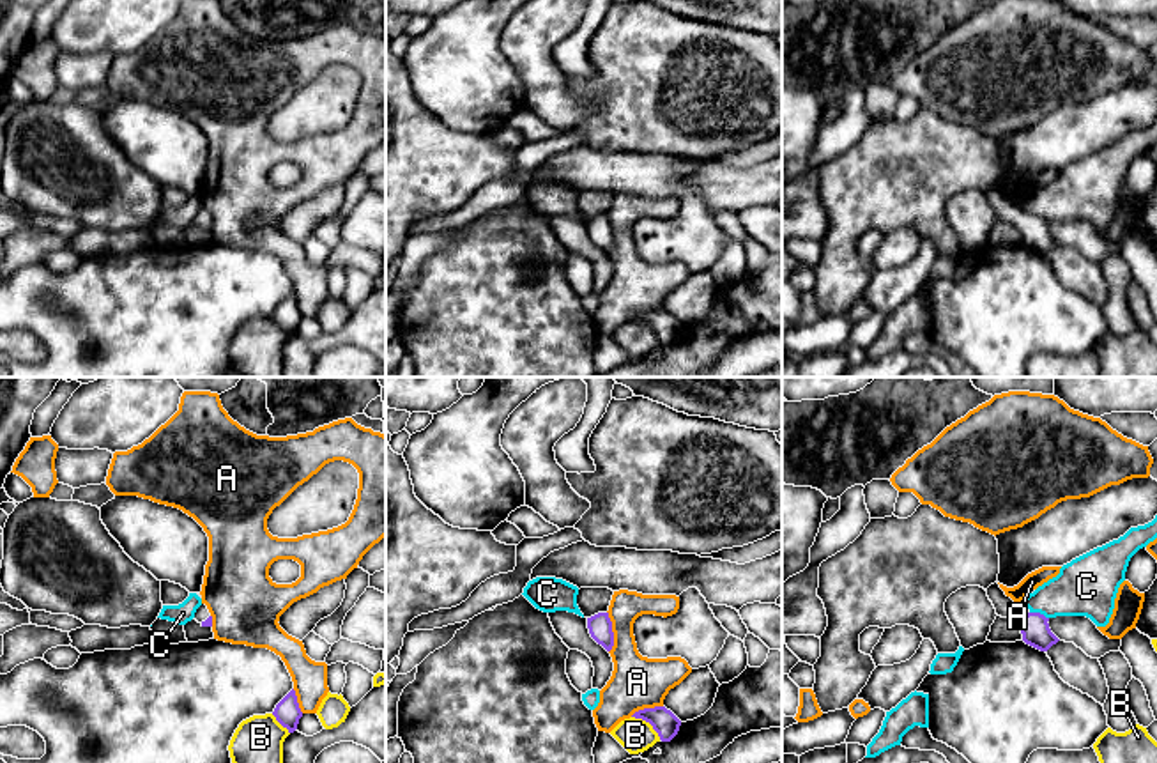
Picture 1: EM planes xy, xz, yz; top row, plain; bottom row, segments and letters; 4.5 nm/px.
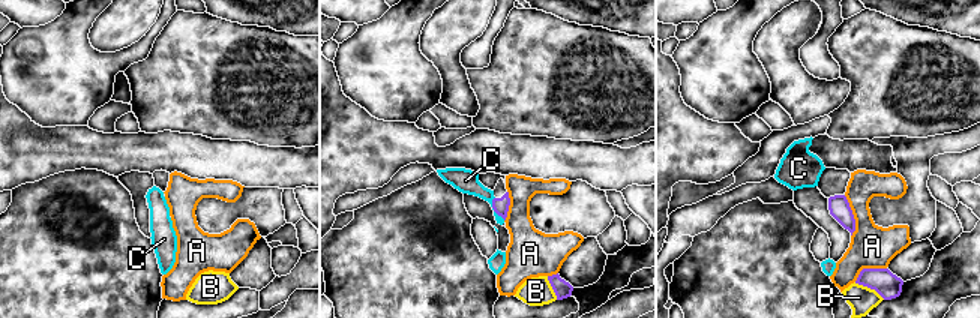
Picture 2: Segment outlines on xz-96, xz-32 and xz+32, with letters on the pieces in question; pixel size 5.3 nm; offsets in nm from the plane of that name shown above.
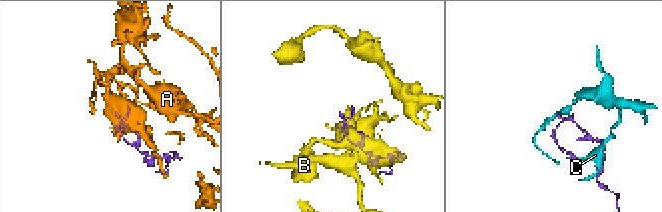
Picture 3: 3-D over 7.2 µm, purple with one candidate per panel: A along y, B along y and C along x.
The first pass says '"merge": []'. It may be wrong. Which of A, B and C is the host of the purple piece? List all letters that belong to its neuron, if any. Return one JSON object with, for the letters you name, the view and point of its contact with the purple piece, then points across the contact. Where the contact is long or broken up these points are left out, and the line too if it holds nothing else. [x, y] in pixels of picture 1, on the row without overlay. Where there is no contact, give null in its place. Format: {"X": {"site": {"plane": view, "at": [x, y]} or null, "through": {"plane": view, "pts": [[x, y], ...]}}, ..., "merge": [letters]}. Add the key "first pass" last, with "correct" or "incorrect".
{"merge": [], "first pass": "correct"}

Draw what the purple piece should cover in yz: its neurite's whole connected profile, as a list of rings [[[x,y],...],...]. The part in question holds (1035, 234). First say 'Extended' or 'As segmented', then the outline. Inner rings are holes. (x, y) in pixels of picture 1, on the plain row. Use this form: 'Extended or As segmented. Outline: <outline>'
Extended. Outline: [[[998,186],[991,188],[985,195],[996,218],[1017,227],[1026,248],[1047,255],[1060,244],[1049,232],[1049,221],[1040,216],[1026,216],[1017,205],[1005,198]]]

